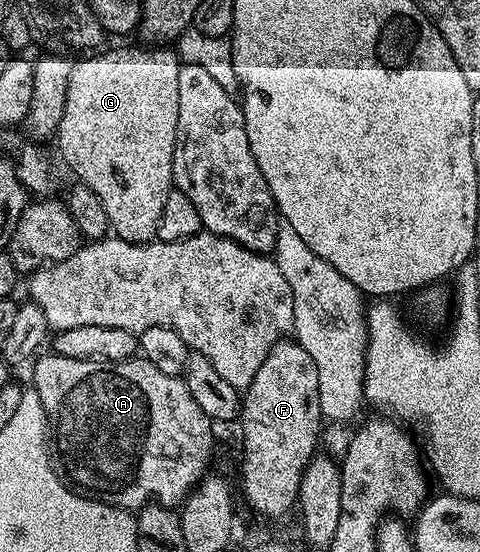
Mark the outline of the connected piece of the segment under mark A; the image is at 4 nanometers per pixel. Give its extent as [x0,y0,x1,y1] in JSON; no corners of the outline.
[32,353,215,512]

